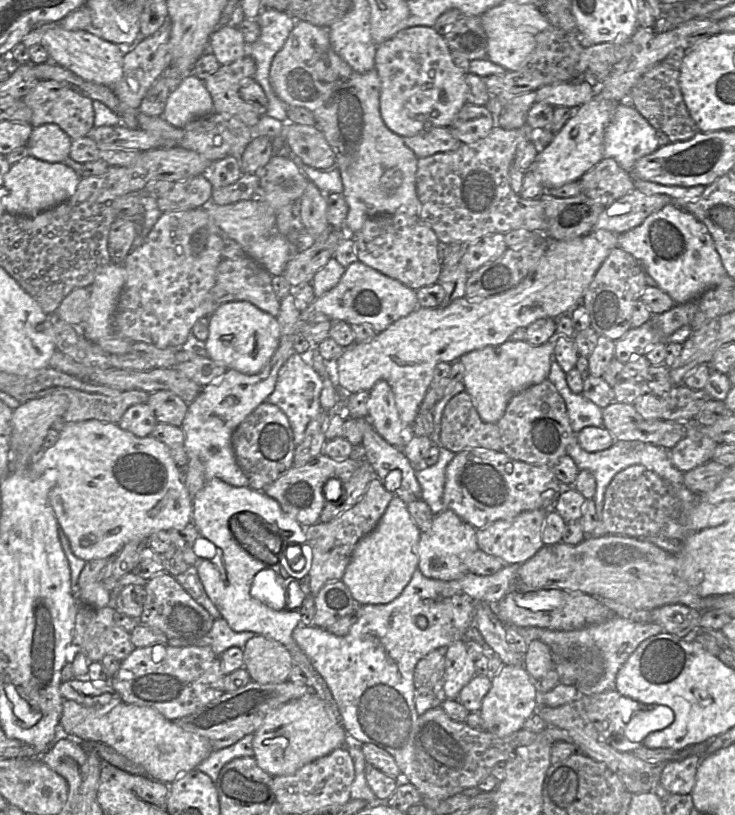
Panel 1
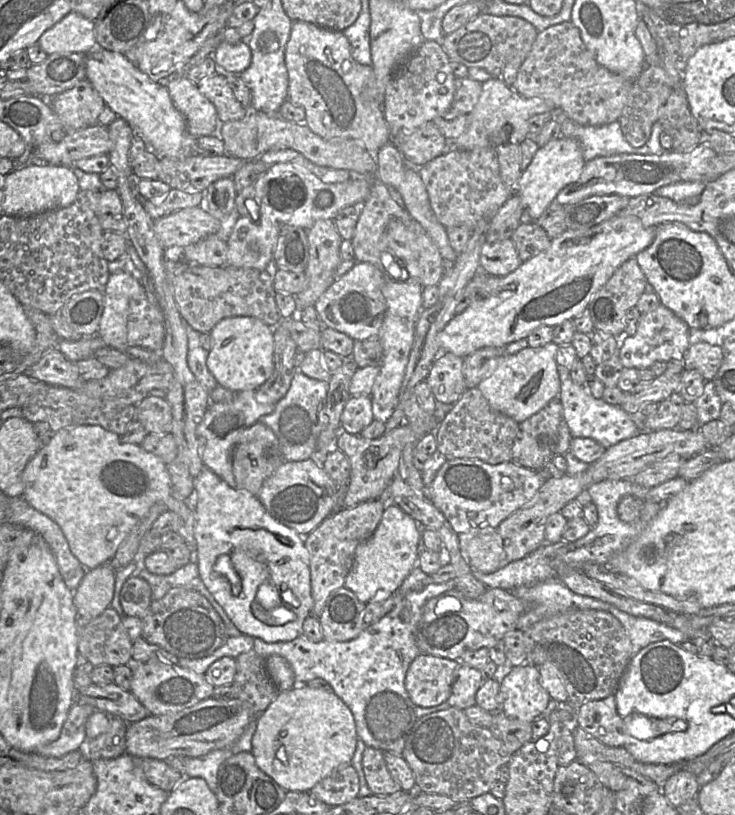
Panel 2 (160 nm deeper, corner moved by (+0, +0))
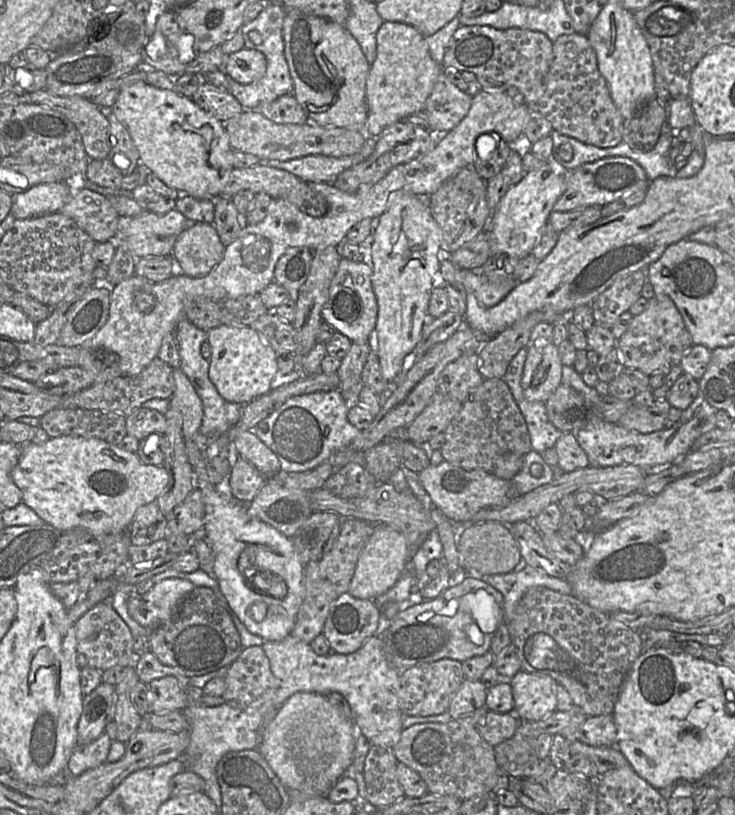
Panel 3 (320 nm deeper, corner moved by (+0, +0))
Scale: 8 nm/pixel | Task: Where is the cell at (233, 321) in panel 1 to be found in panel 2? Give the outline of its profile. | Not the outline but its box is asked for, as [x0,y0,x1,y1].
[207,316,274,393]

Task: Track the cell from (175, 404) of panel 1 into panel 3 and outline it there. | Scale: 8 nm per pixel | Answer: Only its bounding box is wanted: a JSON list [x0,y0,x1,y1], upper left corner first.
[126,407,167,441]

